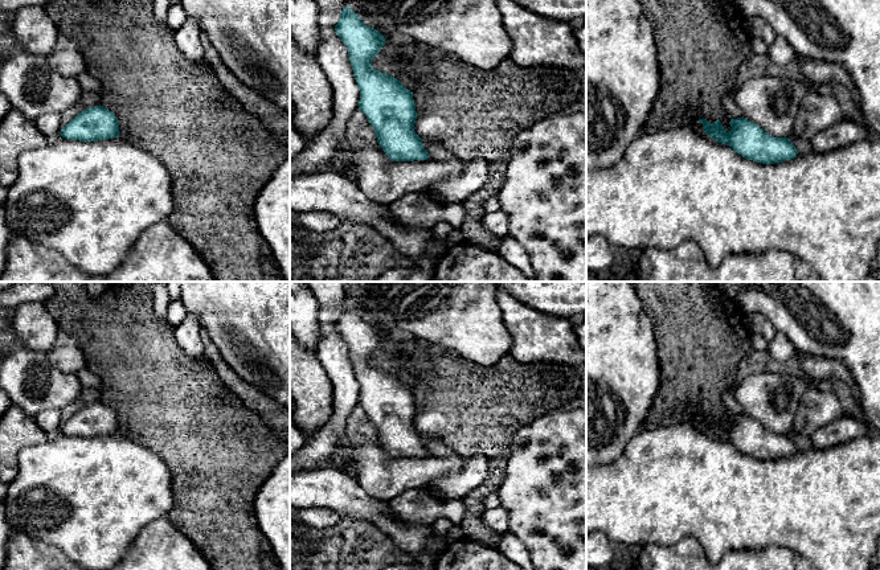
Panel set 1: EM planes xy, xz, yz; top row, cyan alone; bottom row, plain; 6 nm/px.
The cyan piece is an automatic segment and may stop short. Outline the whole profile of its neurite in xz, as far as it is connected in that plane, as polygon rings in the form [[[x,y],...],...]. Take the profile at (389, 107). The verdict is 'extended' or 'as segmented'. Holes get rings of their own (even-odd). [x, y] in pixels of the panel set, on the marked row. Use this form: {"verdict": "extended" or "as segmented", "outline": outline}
{"verdict": "as segmented", "outline": [[[349,5],[341,11],[335,30],[348,50],[360,90],[359,108],[373,127],[385,155],[392,161],[426,160],[430,155],[414,131],[418,115],[413,91],[372,66],[386,38],[367,26]]]}

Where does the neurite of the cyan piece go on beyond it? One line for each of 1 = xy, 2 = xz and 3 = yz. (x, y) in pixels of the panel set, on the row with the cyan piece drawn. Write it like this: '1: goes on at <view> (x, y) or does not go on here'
1: does not go on here
2: does not go on here
3: does not go on here

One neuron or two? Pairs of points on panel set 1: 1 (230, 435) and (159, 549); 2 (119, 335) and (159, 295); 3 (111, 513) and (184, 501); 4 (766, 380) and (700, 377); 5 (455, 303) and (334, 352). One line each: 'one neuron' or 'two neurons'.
1: two neurons
2: two neurons
3: two neurons
4: two neurons
5: two neurons

